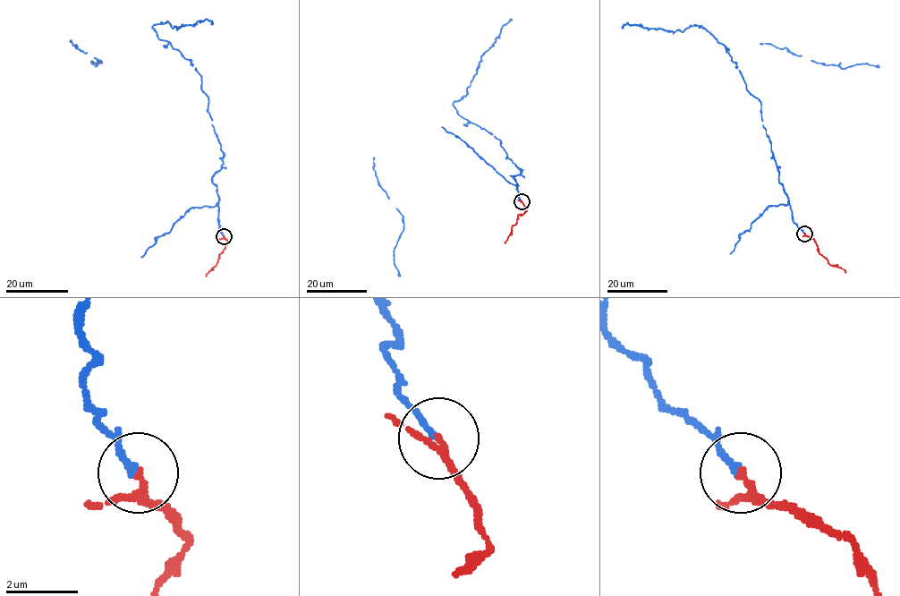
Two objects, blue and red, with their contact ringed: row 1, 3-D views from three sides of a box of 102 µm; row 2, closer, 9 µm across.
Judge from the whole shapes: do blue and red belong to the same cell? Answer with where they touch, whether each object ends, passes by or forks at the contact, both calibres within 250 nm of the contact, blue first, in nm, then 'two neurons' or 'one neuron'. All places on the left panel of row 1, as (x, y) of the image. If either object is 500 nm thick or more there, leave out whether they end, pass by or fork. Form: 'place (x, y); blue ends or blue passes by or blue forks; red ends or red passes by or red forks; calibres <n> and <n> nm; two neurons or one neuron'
place (224, 236); blue ends; red passes by; calibres 180 and 160 nm; one neuron

